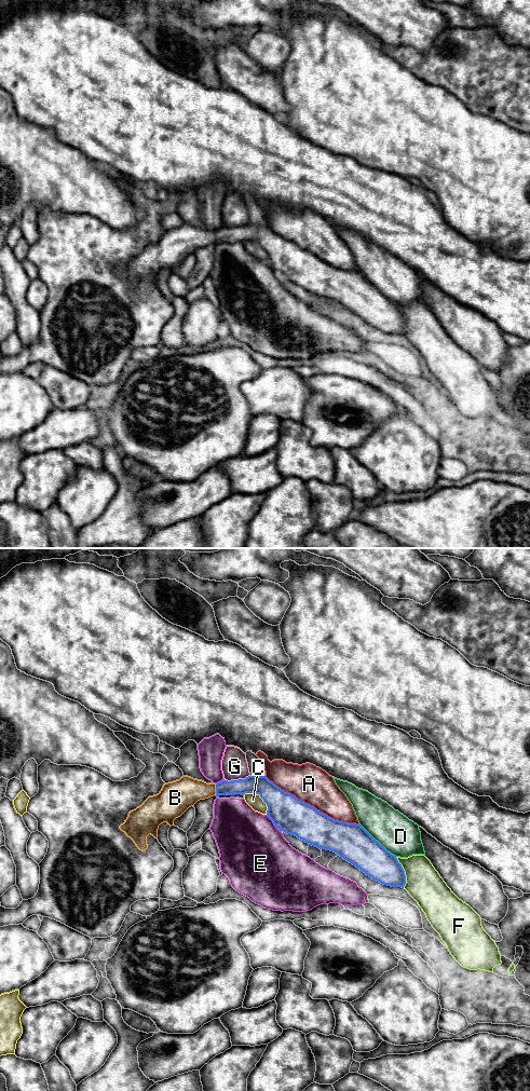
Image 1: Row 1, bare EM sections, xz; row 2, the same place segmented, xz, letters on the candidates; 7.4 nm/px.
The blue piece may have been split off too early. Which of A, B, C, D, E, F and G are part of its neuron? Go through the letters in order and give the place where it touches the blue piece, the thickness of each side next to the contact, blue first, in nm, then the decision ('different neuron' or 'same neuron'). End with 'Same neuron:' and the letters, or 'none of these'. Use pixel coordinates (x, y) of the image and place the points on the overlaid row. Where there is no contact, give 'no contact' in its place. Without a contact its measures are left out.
A: meets blue in xz at (312, 806); 260 nm thick on the blue side, 280 nm on the other; different neuron
B: meets blue in xz at (216, 789); 120 nm thick on the blue side, 220 nm on the other; same neuron
C: meets blue in xz at (260, 796); 260 nm thick on the blue side, 100 nm on the other; different neuron
D: meets blue in xz at (377, 841); 280 nm thick on the blue side, 280 nm on the other; different neuron
E: meets blue in xz at (273, 822); 260 nm thick on the blue side, 480 nm on the other; different neuron
F: meets blue in xz at (404, 872); 240 nm thick on the blue side, 260 nm on the other; different neuron
G: meets blue in xz at (236, 780); 140 nm thick on the blue side, 200 nm on the other; different neuron
Same neuron: B

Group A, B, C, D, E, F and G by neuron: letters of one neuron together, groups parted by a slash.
A / B / C / D / E / F / G

